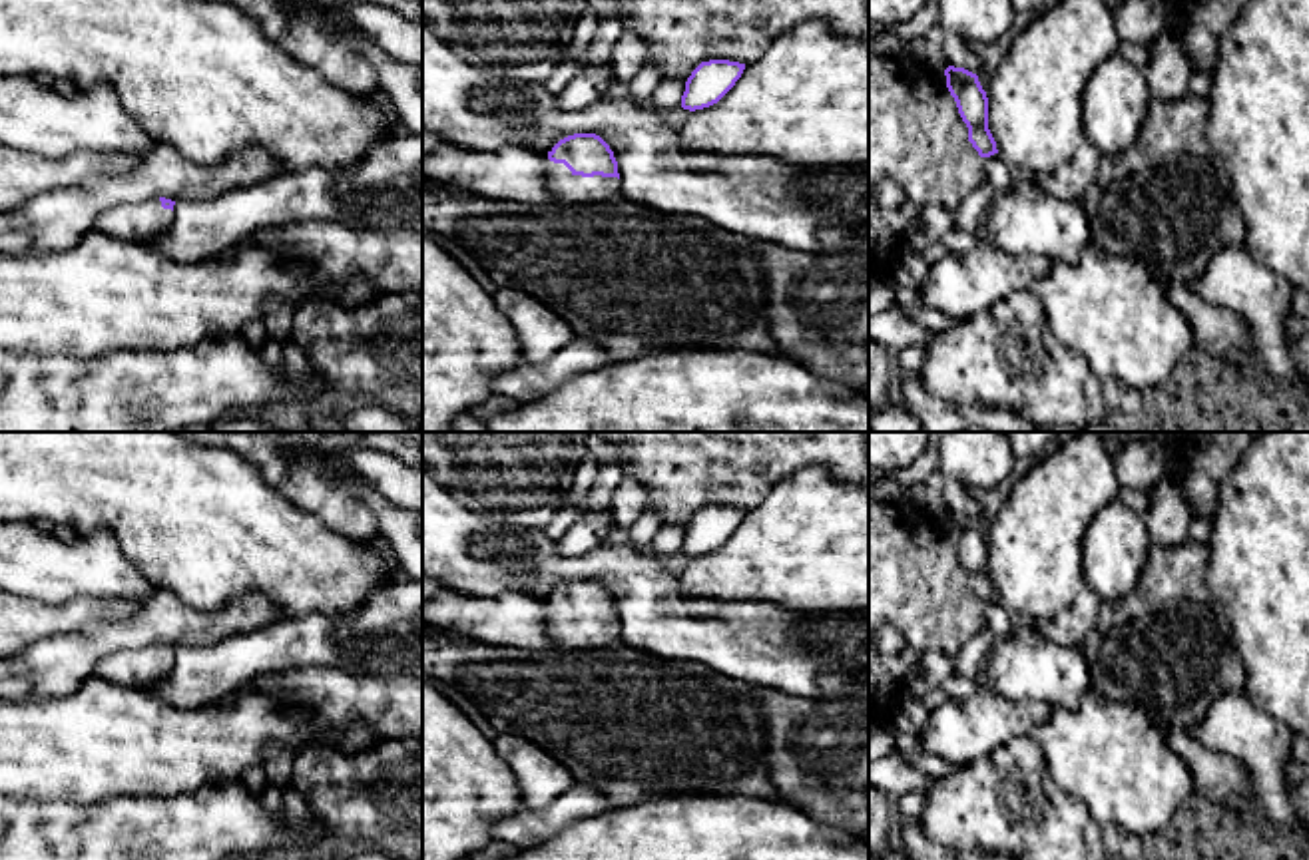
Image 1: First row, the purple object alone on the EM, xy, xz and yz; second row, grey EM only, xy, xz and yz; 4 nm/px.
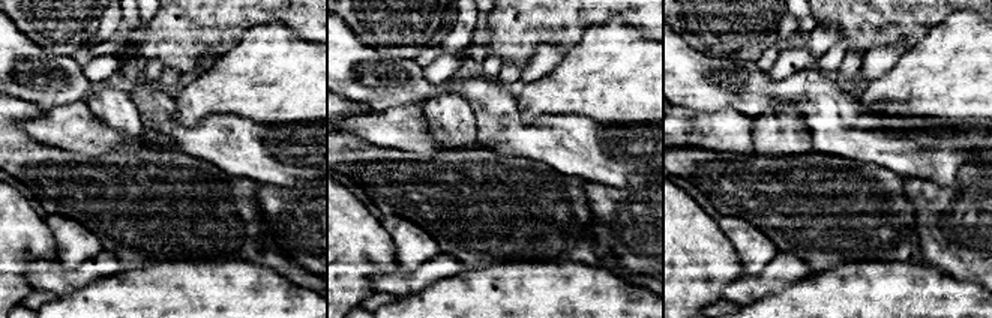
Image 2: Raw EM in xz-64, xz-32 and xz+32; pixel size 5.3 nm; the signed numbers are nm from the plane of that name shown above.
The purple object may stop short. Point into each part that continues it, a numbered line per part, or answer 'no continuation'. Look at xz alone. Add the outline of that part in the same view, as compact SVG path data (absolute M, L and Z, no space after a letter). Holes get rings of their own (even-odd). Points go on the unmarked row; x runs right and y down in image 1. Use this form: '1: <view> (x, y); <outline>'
1: xz (568, 636); M548 605L548 635L552 637L560 653L620 645L618 623L574 621L564 609L554 609L550 605Z

